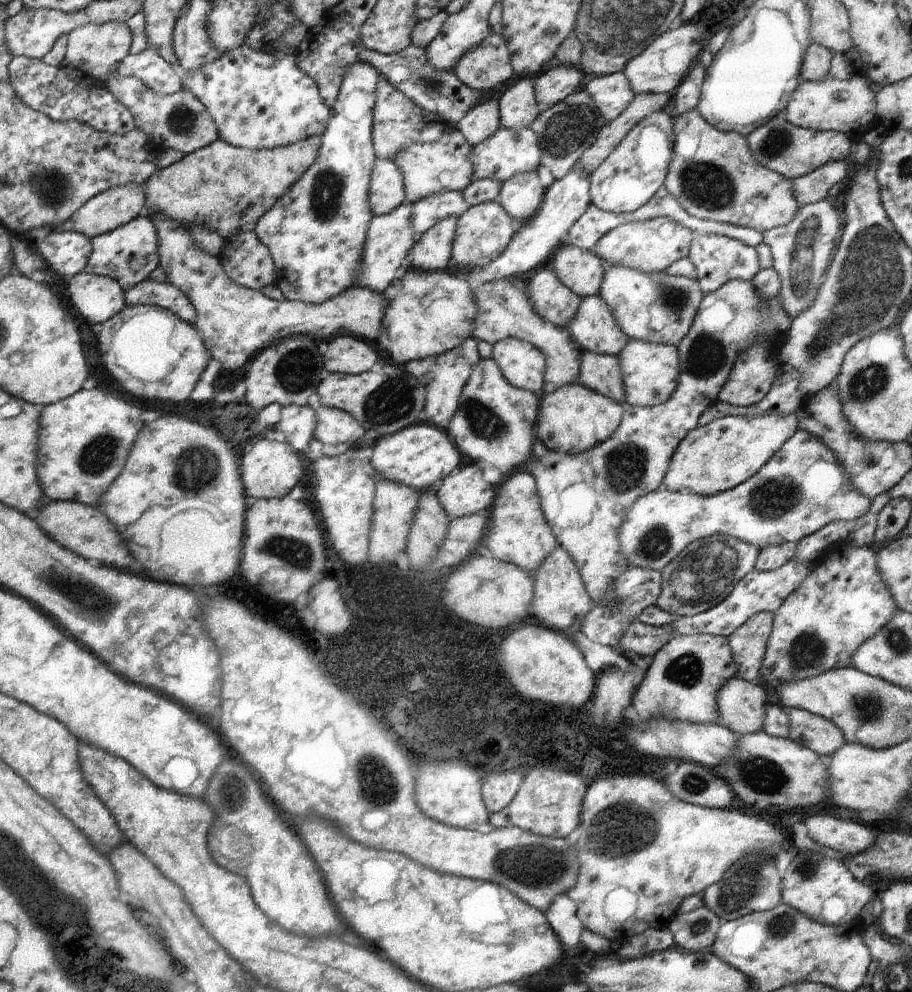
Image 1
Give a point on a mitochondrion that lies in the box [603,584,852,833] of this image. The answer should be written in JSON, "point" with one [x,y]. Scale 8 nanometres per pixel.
{"point":[761,774]}

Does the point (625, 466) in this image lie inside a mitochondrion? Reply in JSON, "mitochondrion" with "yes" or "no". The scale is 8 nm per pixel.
{"mitochondrion":"yes"}

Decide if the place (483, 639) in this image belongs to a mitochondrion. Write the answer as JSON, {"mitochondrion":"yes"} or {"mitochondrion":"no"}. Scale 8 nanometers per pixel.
{"mitochondrion":"no"}

